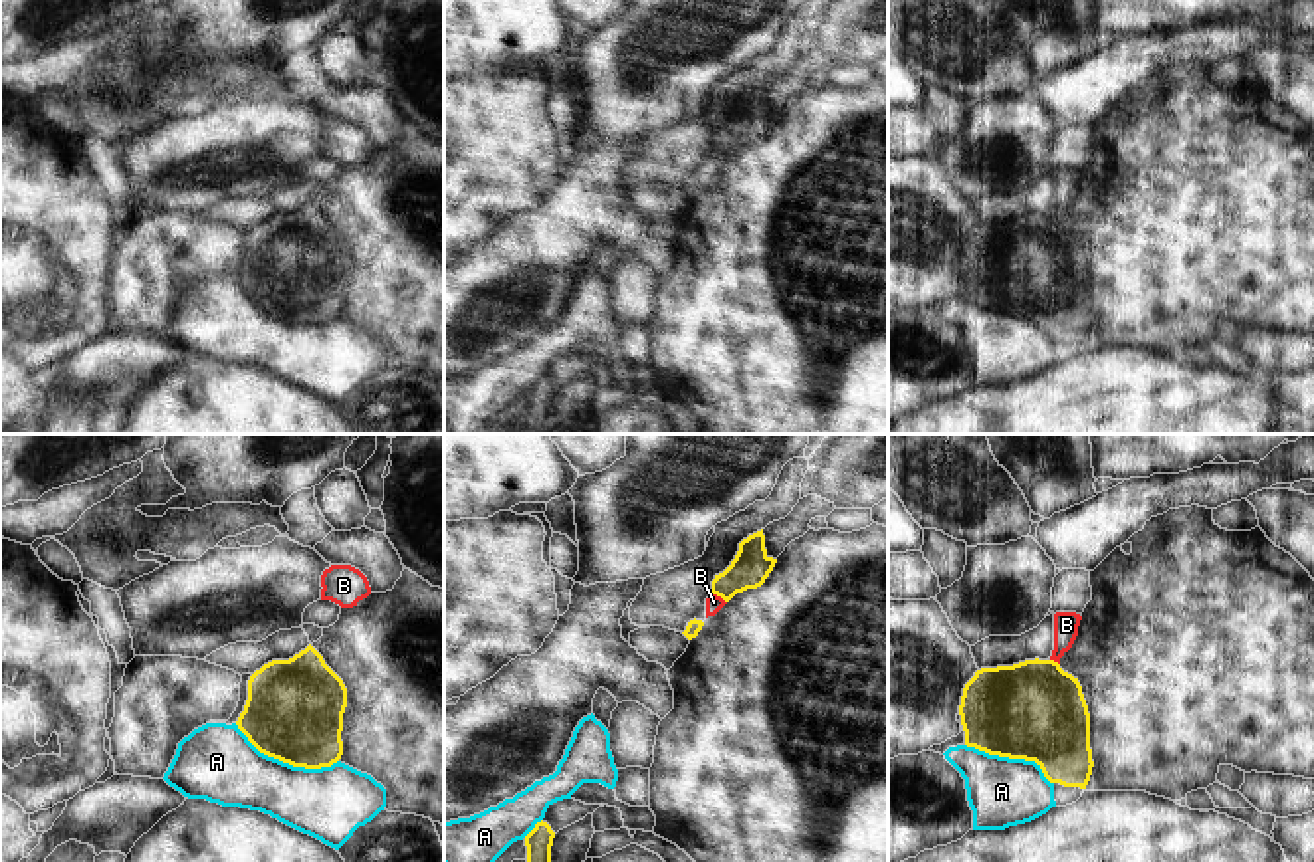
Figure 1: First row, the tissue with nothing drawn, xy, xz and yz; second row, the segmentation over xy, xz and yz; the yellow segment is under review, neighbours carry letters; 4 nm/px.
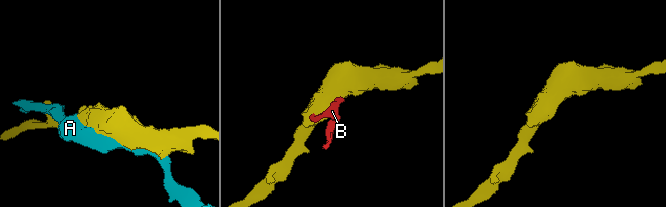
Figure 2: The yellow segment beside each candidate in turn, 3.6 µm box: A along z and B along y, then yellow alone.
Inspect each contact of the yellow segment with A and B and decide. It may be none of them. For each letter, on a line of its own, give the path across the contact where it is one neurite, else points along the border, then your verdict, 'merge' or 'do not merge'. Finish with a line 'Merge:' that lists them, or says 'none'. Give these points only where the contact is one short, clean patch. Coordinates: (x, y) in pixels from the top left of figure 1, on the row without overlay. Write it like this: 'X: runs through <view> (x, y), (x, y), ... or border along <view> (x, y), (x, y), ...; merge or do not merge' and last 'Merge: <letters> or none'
A: do not merge
B: border along xz (710, 149), (716, 149), (726, 159); do not merge
Merge: none

